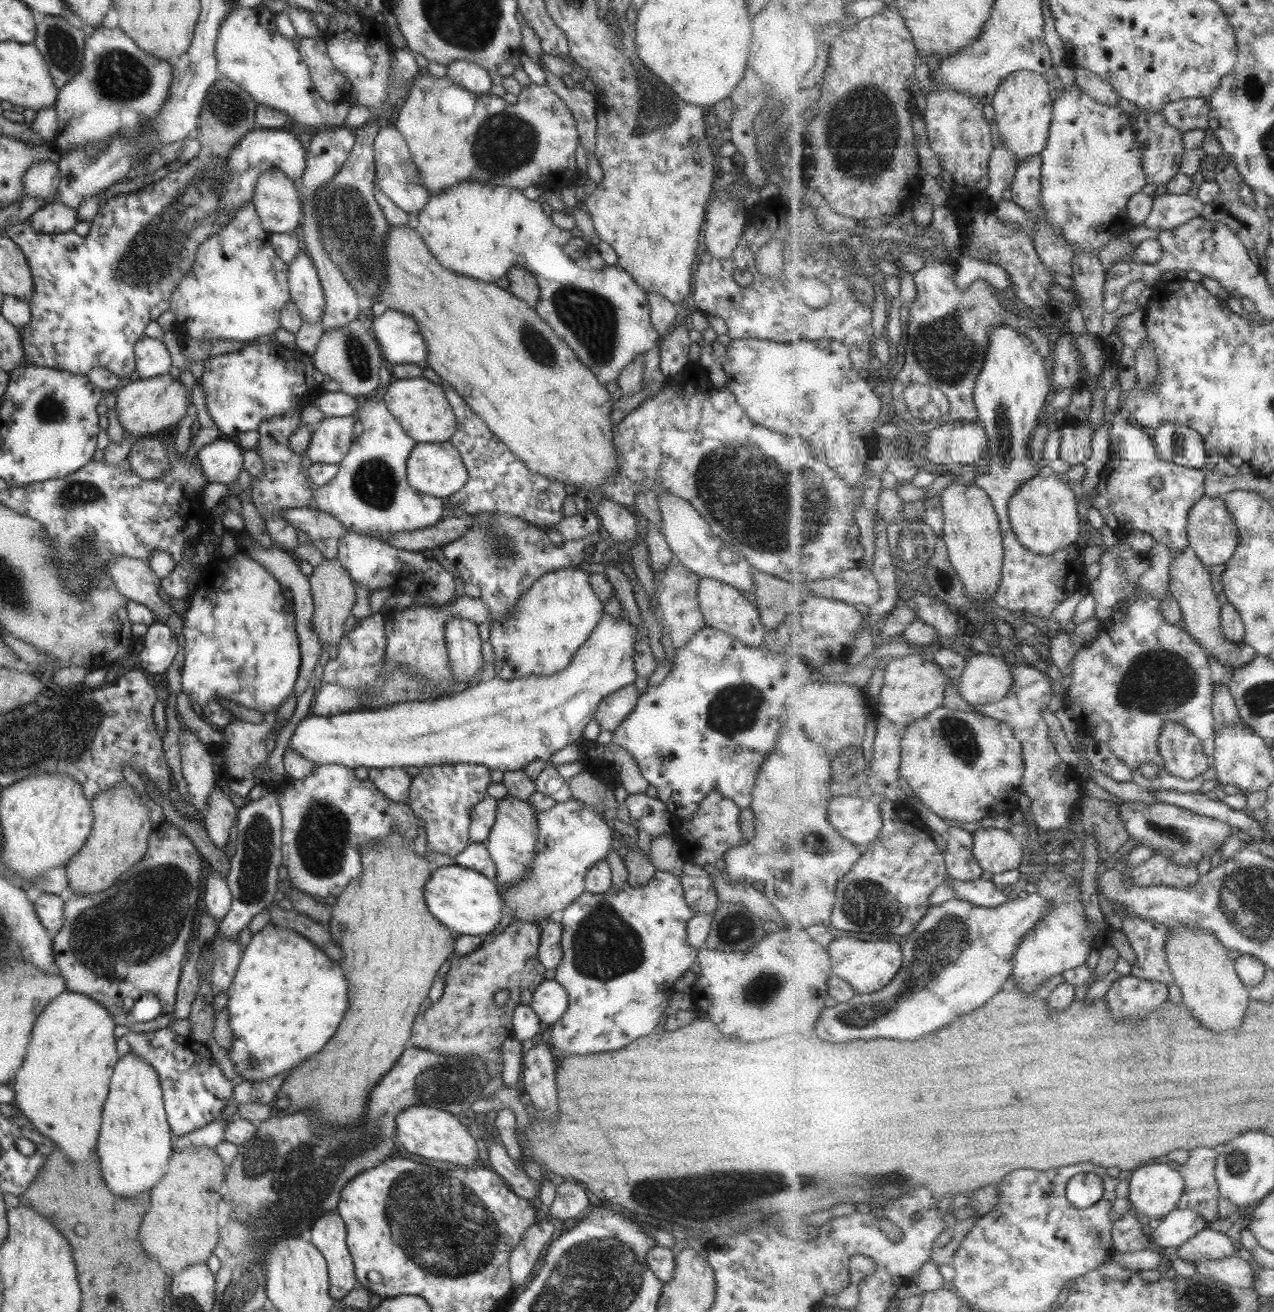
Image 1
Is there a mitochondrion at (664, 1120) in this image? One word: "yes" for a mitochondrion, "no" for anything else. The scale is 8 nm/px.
no

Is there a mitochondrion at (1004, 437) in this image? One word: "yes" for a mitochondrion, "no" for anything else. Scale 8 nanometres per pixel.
yes

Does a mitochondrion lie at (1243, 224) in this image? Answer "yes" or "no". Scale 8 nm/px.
no

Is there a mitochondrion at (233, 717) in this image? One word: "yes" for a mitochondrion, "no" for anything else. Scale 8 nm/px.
no

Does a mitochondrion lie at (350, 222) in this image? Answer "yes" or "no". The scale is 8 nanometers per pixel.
yes

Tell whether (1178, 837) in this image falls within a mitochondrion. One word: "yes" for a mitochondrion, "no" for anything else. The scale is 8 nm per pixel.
yes

